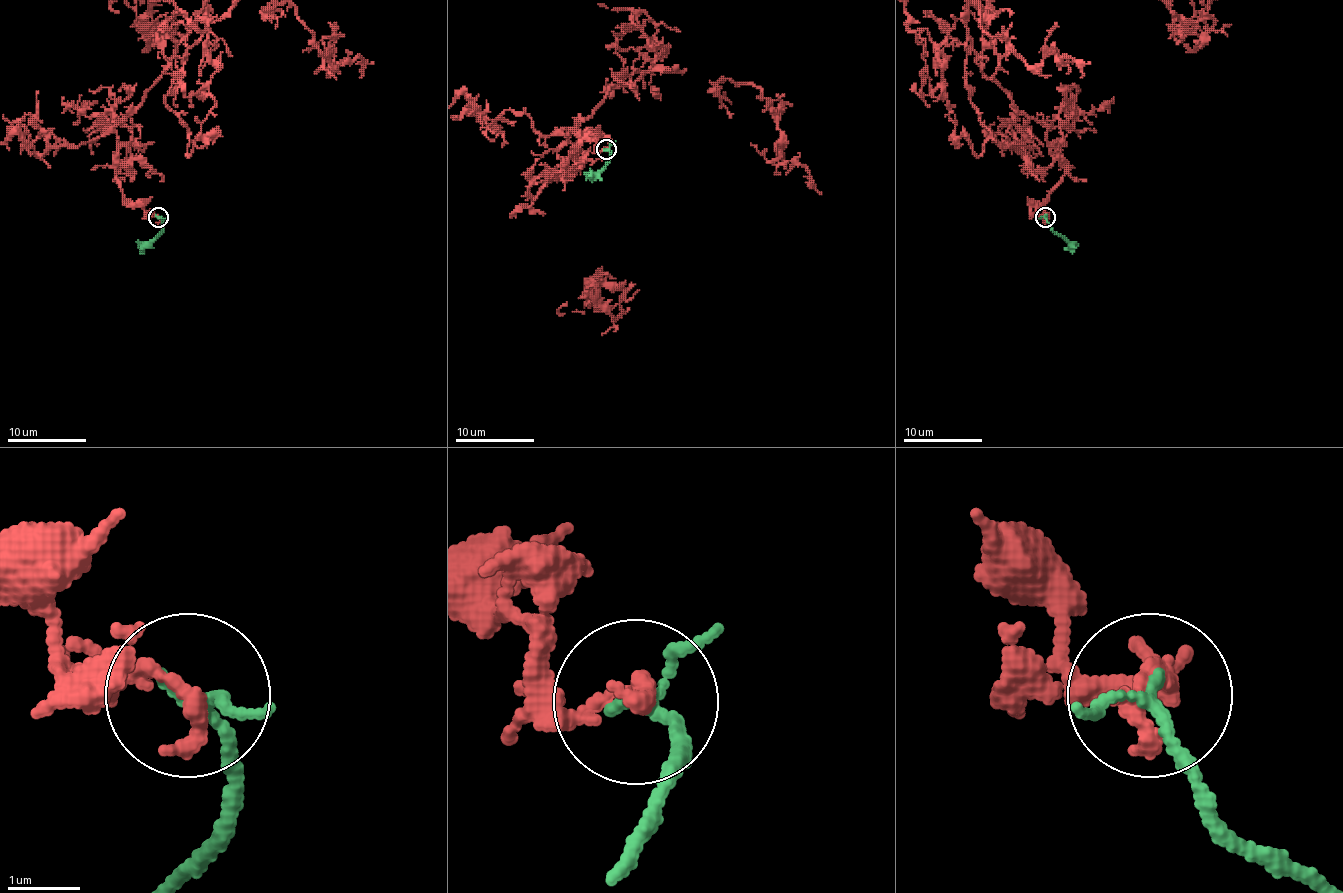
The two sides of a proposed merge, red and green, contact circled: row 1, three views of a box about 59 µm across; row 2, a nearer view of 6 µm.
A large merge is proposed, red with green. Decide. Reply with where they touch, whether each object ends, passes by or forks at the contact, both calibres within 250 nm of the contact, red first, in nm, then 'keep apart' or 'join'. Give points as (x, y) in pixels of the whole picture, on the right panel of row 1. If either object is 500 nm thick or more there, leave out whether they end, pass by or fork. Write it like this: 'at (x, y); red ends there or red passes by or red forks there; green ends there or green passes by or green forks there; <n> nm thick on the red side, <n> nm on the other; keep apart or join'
at (1045, 217); red ends there; green passes by; 300 nm thick on the red side, 150 nm on the other; keep apart

